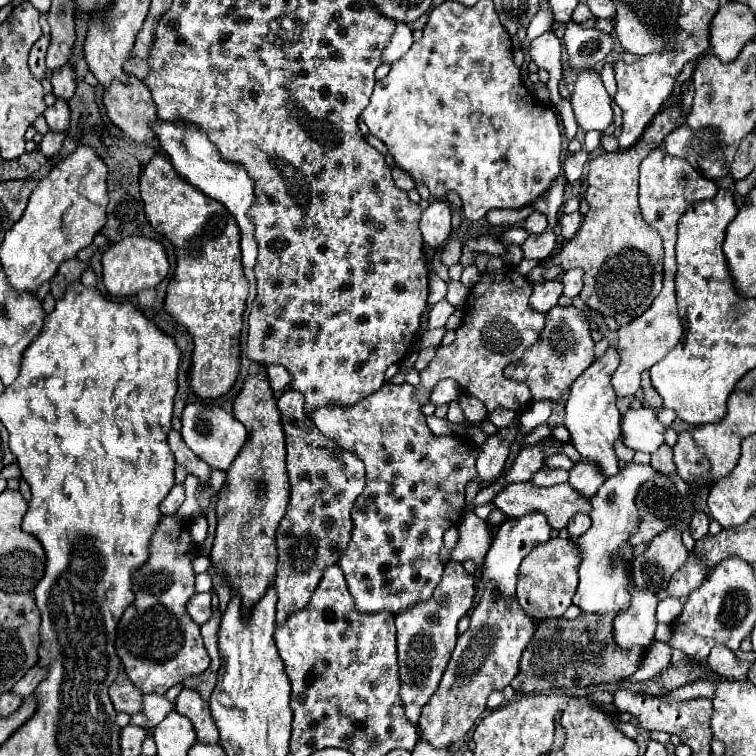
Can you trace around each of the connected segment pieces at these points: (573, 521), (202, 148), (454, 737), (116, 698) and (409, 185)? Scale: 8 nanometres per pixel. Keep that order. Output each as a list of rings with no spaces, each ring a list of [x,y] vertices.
[[[576,514],[570,518],[568,522],[568,532],[572,538],[578,538],[580,534],[584,534],[590,528],[590,516],[588,514]]]
[[[156,122],[154,132],[162,144],[162,148],[168,152],[176,172],[180,172],[182,178],[186,178],[188,182],[192,182],[192,186],[200,188],[204,194],[208,194],[210,198],[222,202],[230,214],[236,218],[240,232],[242,232],[242,266],[244,266],[244,274],[250,282],[250,294],[248,294],[248,302],[254,300],[256,296],[256,278],[254,278],[254,262],[256,262],[256,240],[254,240],[254,232],[252,232],[252,220],[248,218],[248,208],[252,206],[254,200],[254,188],[252,188],[252,180],[250,176],[244,172],[244,168],[240,168],[238,164],[226,162],[220,158],[220,154],[216,152],[214,144],[208,140],[208,136],[188,124],[168,124],[168,122]]]
[[[486,590],[484,600],[474,608],[470,616],[470,628],[458,636],[458,644],[450,656],[450,662],[440,680],[440,688],[424,704],[418,718],[420,738],[436,748],[446,748],[458,742],[482,716],[490,692],[502,690],[512,682],[518,672],[518,662],[532,640],[536,622],[524,614],[516,598],[496,598],[492,590]]]
[[[124,672],[118,674],[116,684],[112,684],[112,704],[118,712],[126,712],[126,714],[138,714],[142,712],[142,698],[144,692],[140,688],[136,688],[128,676]]]
[[[396,166],[392,168],[392,178],[394,178],[394,184],[396,184],[396,186],[400,186],[402,190],[406,190],[406,192],[408,192],[408,190],[412,190],[412,188],[416,186],[416,184],[414,184],[414,180],[410,178],[410,174],[406,174],[404,170],[400,170],[400,168],[396,168]]]

